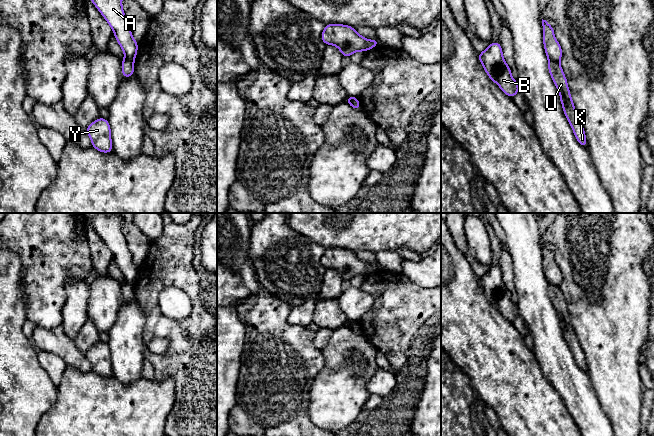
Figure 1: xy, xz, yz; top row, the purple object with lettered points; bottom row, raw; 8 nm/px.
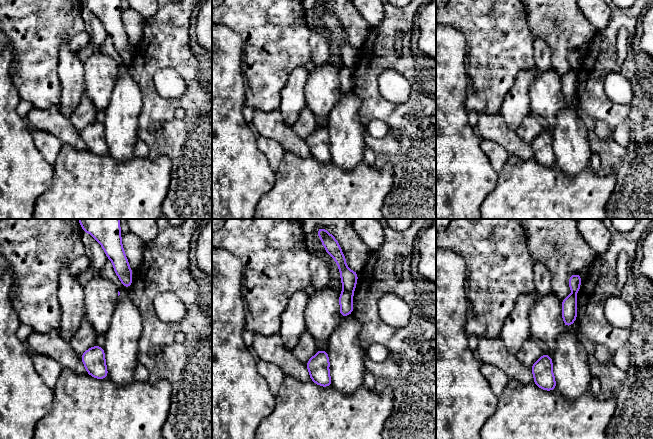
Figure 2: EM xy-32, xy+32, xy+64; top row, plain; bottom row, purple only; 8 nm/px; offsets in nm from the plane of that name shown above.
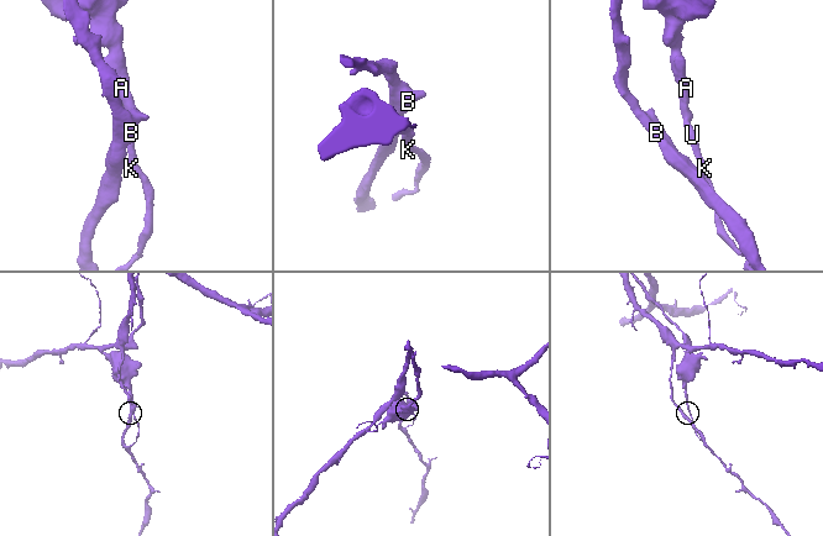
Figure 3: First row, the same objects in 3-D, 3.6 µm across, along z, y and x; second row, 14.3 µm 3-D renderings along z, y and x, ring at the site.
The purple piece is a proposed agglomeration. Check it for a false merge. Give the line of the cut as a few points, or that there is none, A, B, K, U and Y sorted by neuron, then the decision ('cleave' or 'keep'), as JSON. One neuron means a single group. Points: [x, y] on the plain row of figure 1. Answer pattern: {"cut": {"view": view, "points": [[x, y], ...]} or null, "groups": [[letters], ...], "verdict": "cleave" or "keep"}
{"cut": {"view": "yz", "points": [[549, 283], [558, 287]]}, "groups": [["A"], ["B", "K", "U", "Y"]], "verdict": "cleave"}

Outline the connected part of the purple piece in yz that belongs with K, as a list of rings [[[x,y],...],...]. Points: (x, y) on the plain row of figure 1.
[[[549,284],[548,294],[560,318],[560,325],[564,334],[564,338],[572,351],[576,364],[582,371],[587,372],[586,358],[584,352],[578,342],[574,327],[572,325],[570,314],[568,312],[567,303],[558,286]]]

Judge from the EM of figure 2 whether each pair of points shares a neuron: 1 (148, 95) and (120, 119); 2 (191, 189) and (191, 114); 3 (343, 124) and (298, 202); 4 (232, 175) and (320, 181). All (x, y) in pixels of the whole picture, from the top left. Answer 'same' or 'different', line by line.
1: different
2: same
3: different
4: different

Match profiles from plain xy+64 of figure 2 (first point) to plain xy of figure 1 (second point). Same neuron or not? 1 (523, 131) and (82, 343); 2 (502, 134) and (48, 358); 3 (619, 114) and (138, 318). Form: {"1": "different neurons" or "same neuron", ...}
{"1": "same neuron", "2": "different neurons", "3": "different neurons"}

